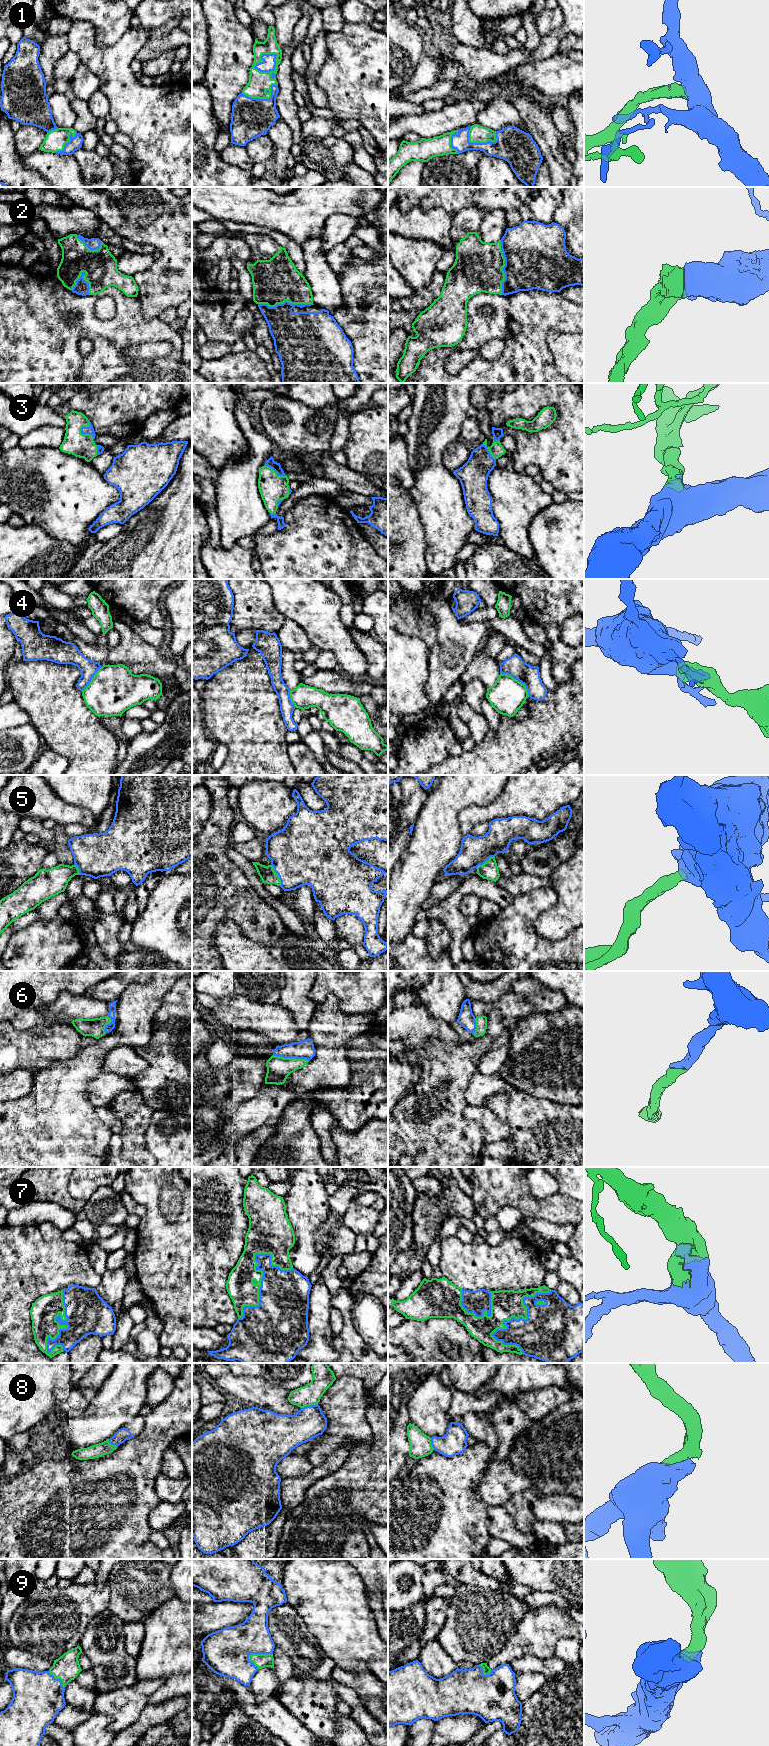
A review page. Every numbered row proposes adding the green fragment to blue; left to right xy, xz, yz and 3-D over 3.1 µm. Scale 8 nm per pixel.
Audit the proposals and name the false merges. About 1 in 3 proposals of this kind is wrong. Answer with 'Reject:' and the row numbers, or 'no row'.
Reject: 4

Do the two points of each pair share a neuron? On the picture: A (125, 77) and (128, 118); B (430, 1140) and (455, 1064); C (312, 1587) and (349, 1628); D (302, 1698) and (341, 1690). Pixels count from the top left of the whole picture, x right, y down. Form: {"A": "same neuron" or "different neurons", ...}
{"A": "same neuron", "B": "same neuron", "C": "same neuron", "D": "different neurons"}

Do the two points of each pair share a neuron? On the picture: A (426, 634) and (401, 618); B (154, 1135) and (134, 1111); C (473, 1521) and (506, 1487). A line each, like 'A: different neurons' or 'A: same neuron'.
A: same neuron
B: different neurons
C: different neurons

